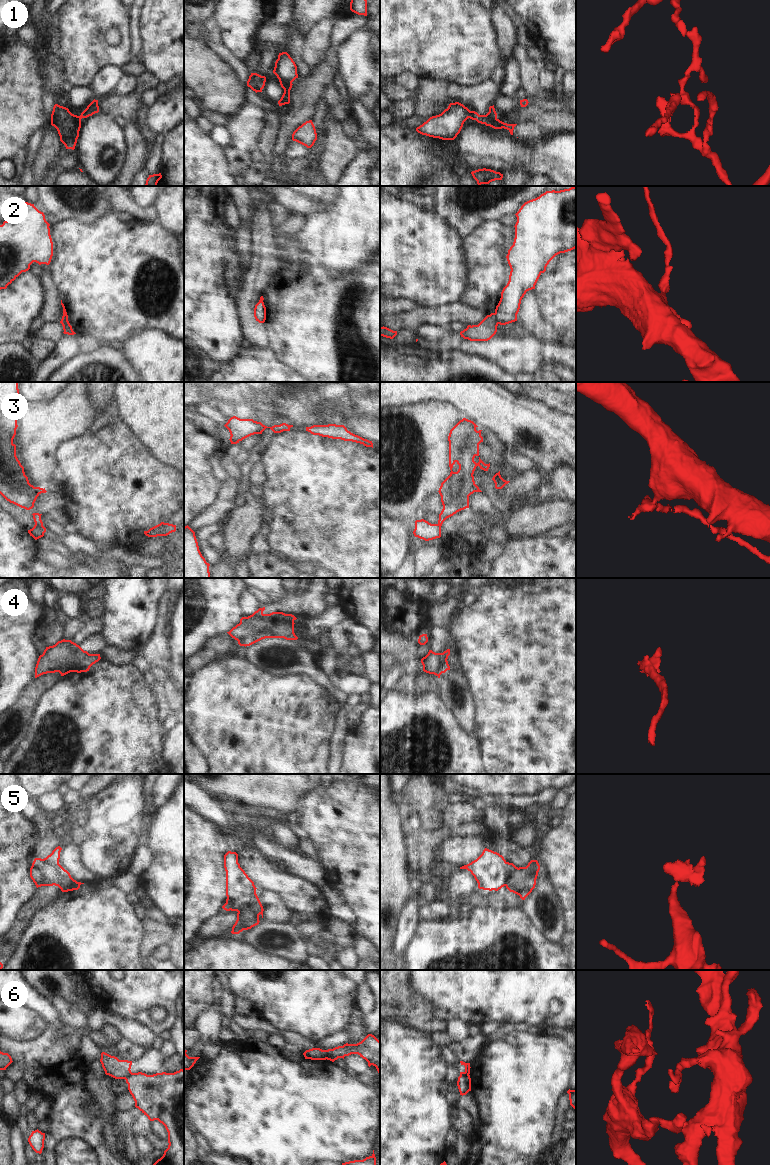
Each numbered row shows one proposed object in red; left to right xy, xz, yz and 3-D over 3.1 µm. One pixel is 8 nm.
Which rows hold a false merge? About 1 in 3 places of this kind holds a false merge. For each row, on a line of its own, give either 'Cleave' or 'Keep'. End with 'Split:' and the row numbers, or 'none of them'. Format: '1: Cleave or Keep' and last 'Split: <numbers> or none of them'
1: Cleave
2: Keep
3: Cleave
4: Keep
5: Cleave
6: Cleave
Split: 1, 3, 5, 6

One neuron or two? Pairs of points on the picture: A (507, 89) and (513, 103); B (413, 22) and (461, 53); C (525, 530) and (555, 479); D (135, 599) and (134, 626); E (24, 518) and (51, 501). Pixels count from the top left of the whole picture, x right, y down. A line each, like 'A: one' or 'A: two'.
A: two
B: one
C: two
D: one
E: one

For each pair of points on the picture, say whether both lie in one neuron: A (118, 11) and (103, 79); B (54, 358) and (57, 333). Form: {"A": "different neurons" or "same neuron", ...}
{"A": "different neurons", "B": "different neurons"}

